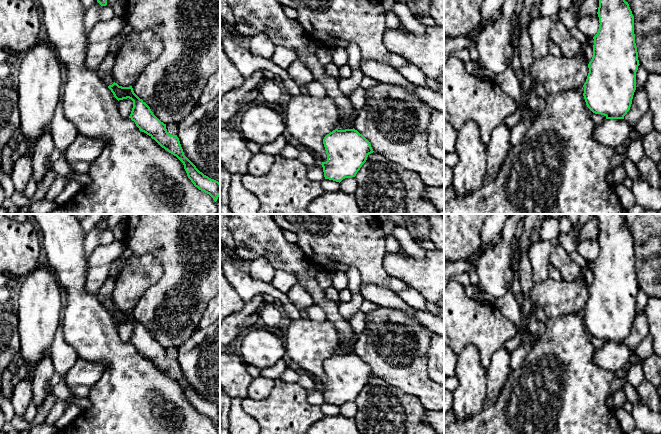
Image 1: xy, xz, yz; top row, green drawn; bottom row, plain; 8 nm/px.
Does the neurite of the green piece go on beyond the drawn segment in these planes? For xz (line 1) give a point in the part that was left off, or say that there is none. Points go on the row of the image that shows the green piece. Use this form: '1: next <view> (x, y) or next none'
1: next none

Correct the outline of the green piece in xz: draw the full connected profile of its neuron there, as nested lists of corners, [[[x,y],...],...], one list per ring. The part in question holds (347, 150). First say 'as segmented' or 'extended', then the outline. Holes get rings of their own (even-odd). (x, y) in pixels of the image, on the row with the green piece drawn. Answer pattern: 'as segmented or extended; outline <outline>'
as segmented; outline [[[335,129],[323,139],[327,161],[322,162],[325,179],[341,182],[355,177],[373,149],[357,130]]]

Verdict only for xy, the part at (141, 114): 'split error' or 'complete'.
complete

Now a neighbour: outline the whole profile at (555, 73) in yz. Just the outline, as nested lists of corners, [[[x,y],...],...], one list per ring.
[[[548,54],[531,65],[533,82],[540,82],[547,94],[567,89],[578,89],[586,82],[589,68],[584,55],[559,57]]]

